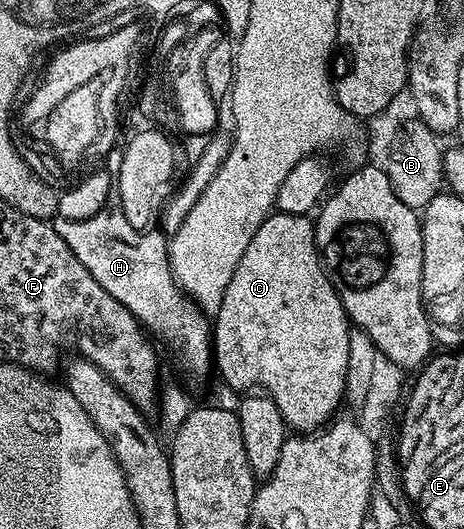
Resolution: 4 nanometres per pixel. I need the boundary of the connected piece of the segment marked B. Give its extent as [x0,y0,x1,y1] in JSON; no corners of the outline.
[368,117,444,211]

